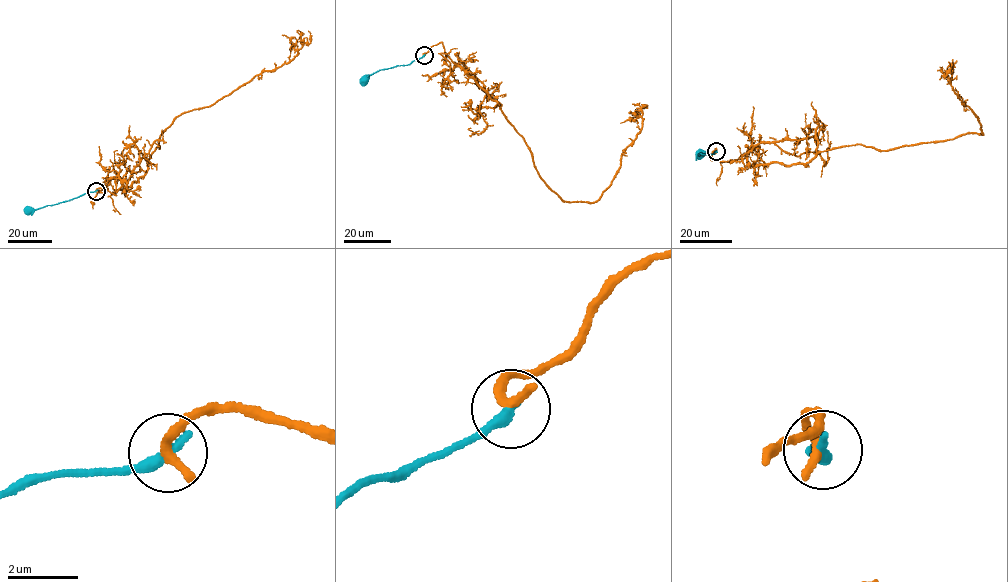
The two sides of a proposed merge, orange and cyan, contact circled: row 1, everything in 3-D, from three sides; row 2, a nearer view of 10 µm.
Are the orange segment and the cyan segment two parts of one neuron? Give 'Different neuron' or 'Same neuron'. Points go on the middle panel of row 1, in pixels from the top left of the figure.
Different neuron

